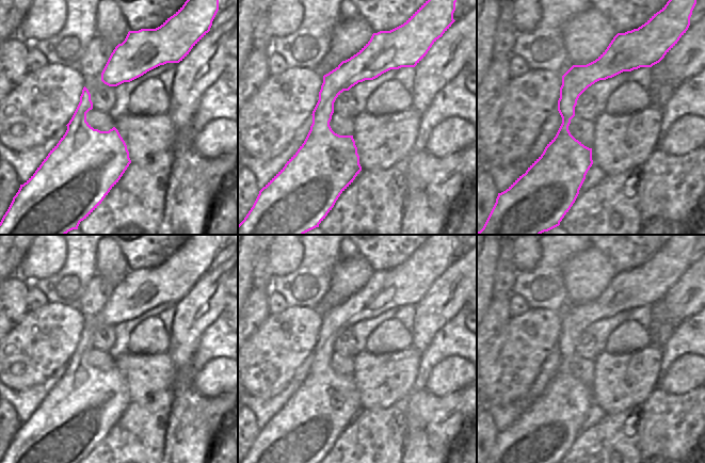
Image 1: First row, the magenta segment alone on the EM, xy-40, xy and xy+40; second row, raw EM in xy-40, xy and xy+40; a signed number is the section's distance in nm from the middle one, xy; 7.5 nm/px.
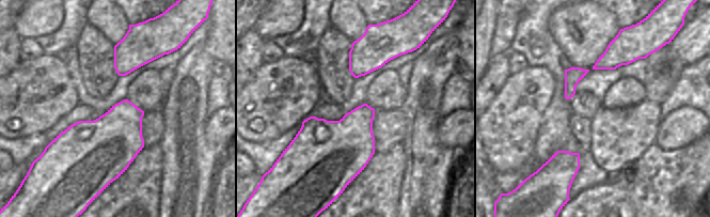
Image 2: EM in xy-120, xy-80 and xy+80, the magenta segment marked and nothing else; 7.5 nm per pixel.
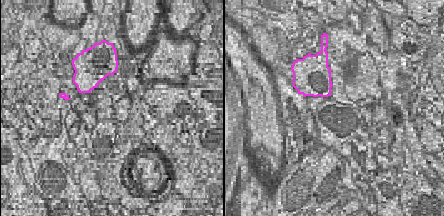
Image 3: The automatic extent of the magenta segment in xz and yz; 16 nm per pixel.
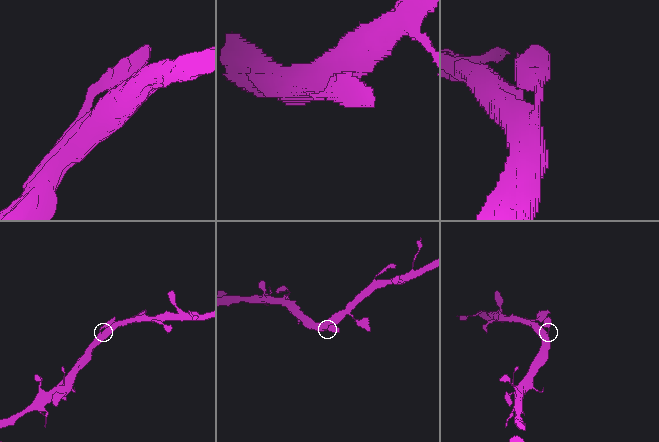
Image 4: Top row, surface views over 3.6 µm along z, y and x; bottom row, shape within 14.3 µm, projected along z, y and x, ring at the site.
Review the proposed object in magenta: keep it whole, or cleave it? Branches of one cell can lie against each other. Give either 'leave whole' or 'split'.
leave whole

